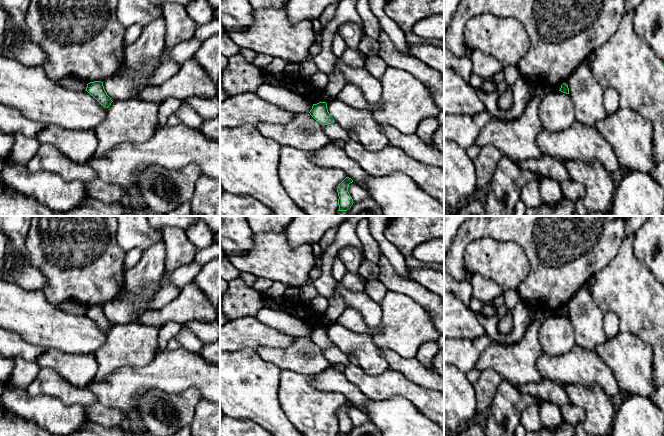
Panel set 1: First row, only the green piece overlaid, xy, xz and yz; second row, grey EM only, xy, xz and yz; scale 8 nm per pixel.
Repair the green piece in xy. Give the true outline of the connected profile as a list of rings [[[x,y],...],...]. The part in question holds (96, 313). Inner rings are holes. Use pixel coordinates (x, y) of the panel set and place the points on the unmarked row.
[[[94,305],[87,308],[86,314],[91,320],[93,320],[101,329],[108,332],[113,326],[107,319],[103,306]]]

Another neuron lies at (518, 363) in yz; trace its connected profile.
[[[544,312],[539,320],[532,321],[524,337],[516,345],[492,343],[481,353],[474,370],[482,372],[492,368],[515,385],[544,380],[537,369],[537,360],[543,353],[538,334],[548,315]]]

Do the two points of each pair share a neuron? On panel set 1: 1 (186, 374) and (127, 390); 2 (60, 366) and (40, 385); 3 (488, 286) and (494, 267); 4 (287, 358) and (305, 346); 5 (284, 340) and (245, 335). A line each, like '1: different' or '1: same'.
1: same
2: different
3: different
4: same
5: same

